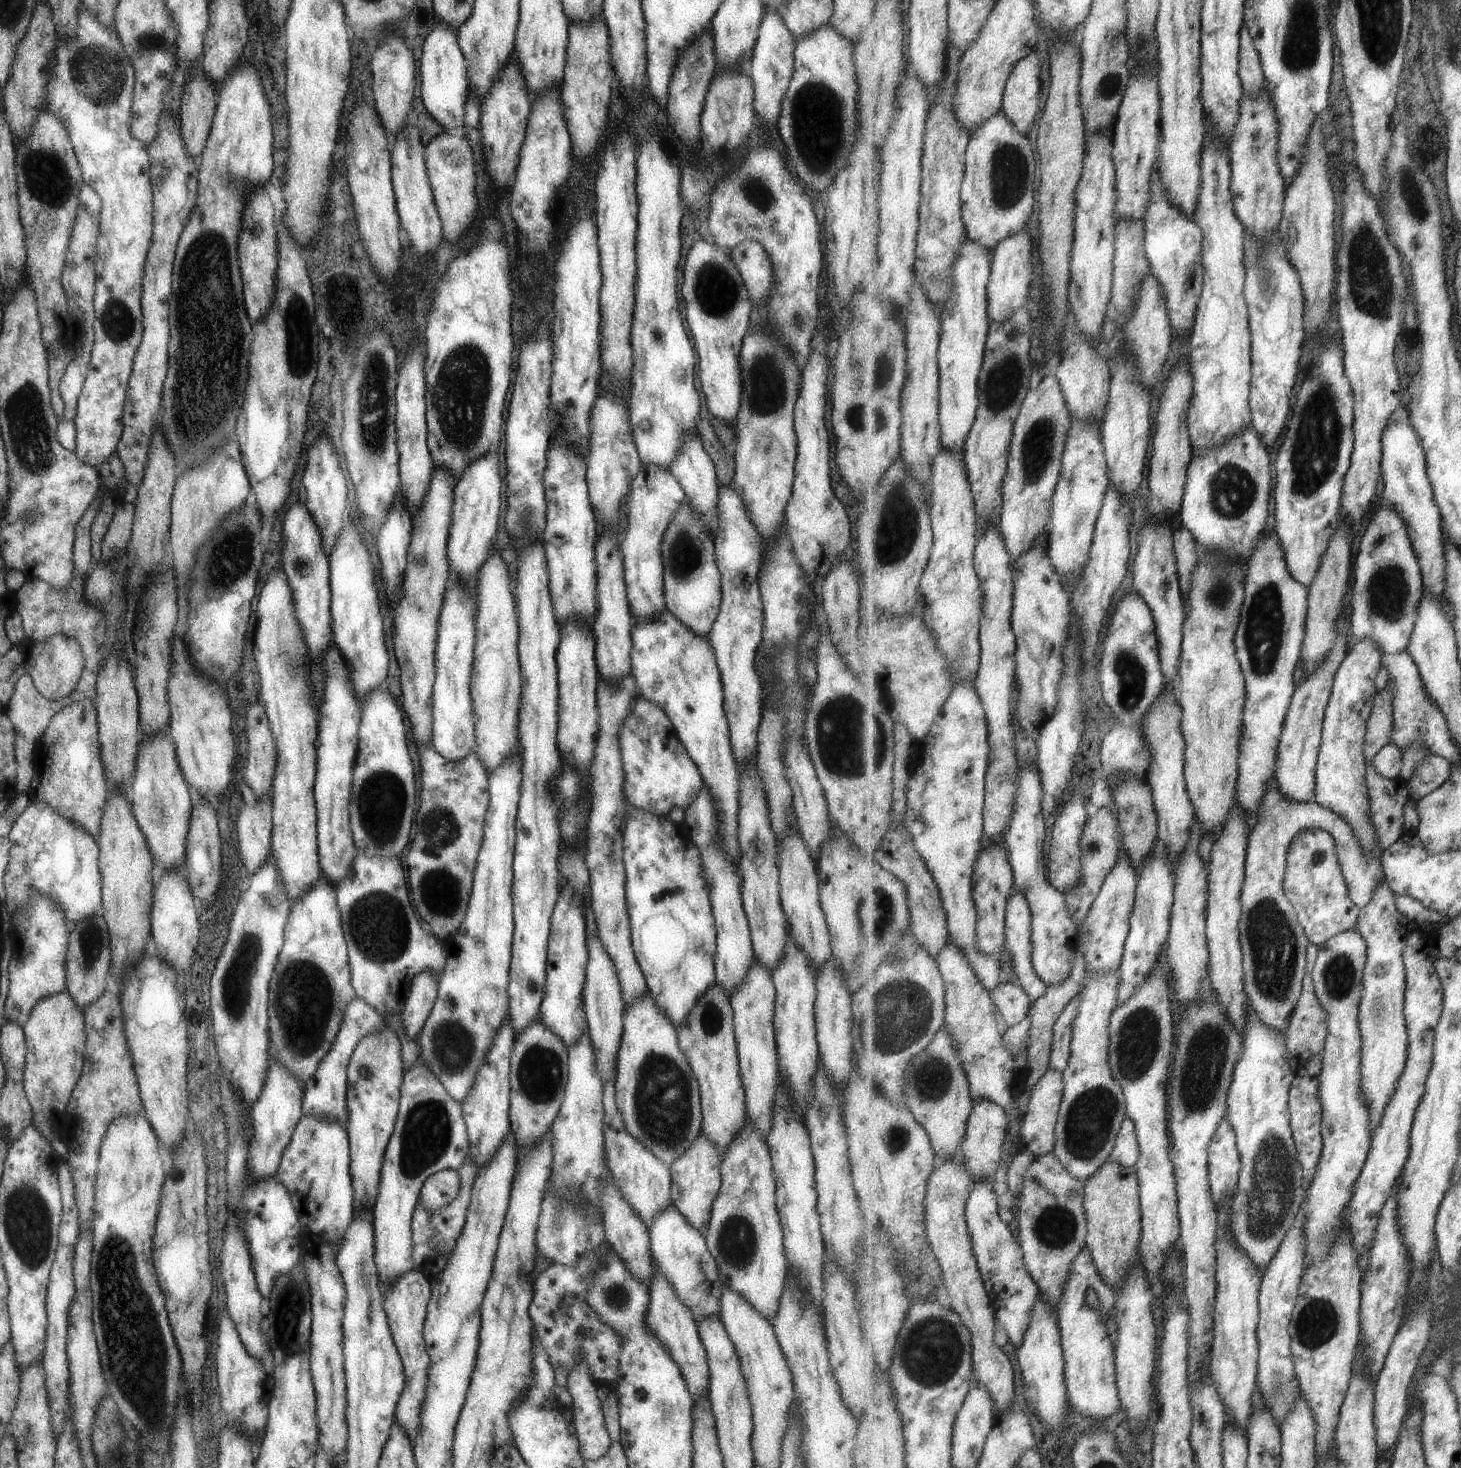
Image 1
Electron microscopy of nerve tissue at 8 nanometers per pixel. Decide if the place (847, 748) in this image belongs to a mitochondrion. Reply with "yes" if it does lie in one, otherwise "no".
yes

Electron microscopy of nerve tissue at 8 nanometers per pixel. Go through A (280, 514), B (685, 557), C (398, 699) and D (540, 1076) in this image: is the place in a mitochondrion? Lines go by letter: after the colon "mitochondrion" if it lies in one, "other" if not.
A: other
B: mitochondrion
C: other
D: mitochondrion

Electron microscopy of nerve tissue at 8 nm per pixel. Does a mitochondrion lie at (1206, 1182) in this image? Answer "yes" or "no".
no

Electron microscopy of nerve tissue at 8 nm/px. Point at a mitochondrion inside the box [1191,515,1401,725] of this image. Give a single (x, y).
(1262, 637)

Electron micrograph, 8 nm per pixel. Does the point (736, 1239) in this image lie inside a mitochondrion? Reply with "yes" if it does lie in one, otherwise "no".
yes

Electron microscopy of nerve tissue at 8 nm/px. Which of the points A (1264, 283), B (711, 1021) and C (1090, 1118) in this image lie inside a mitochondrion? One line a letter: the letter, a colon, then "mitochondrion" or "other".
A: mitochondrion
B: mitochondrion
C: mitochondrion

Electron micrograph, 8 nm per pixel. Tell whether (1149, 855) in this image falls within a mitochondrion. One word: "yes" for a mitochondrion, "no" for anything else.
no

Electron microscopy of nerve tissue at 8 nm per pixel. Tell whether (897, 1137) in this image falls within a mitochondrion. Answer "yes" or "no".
yes

